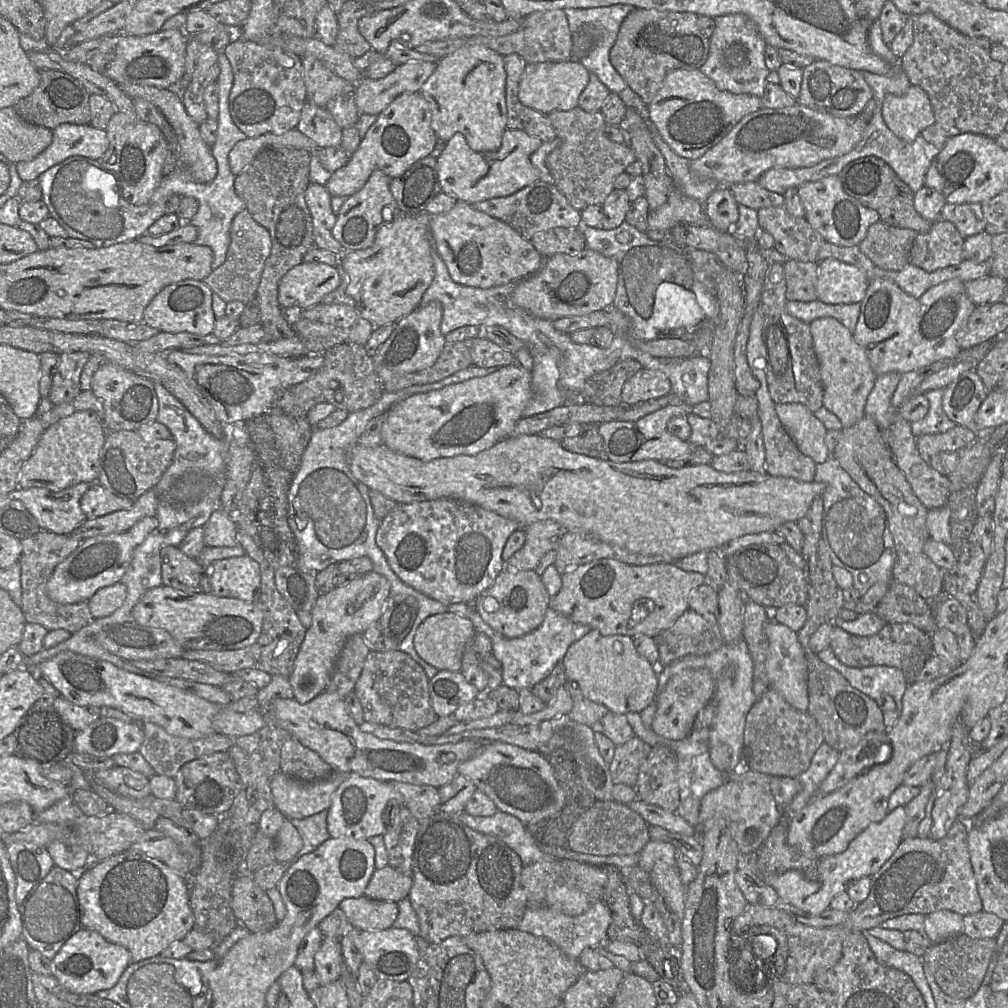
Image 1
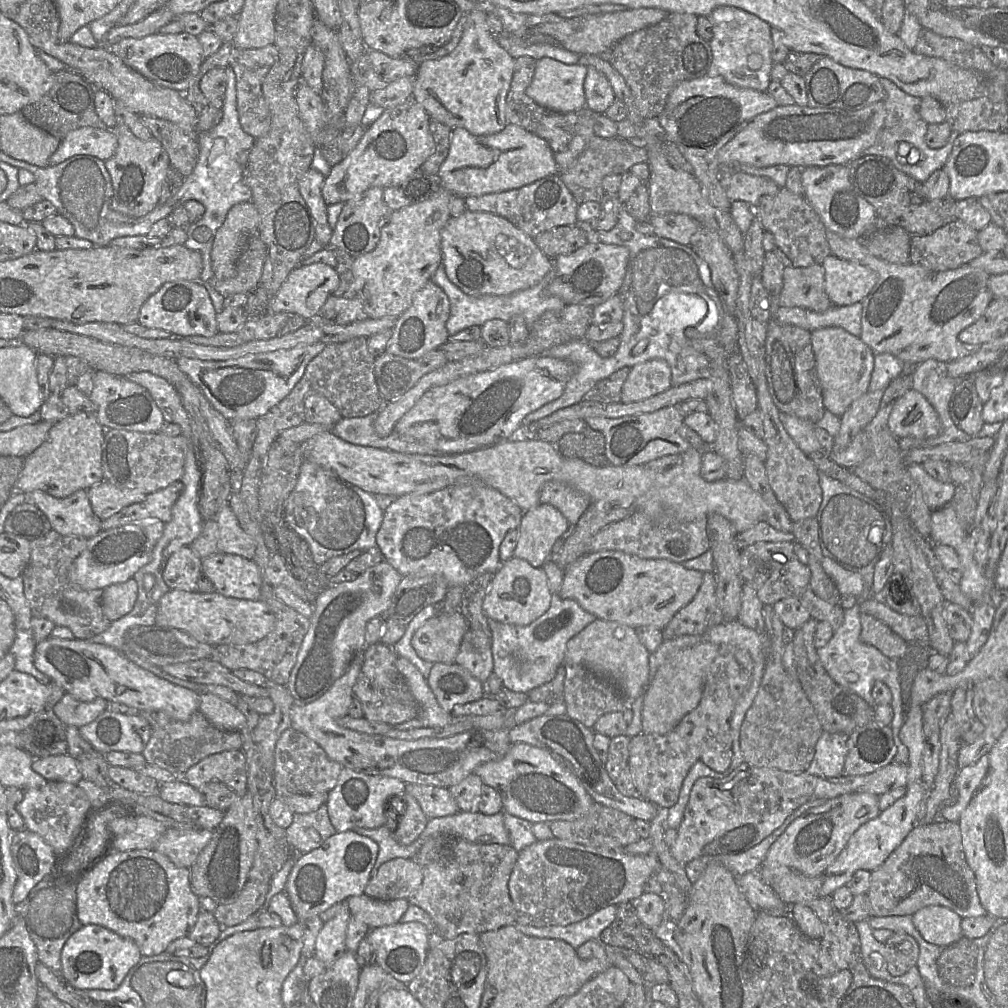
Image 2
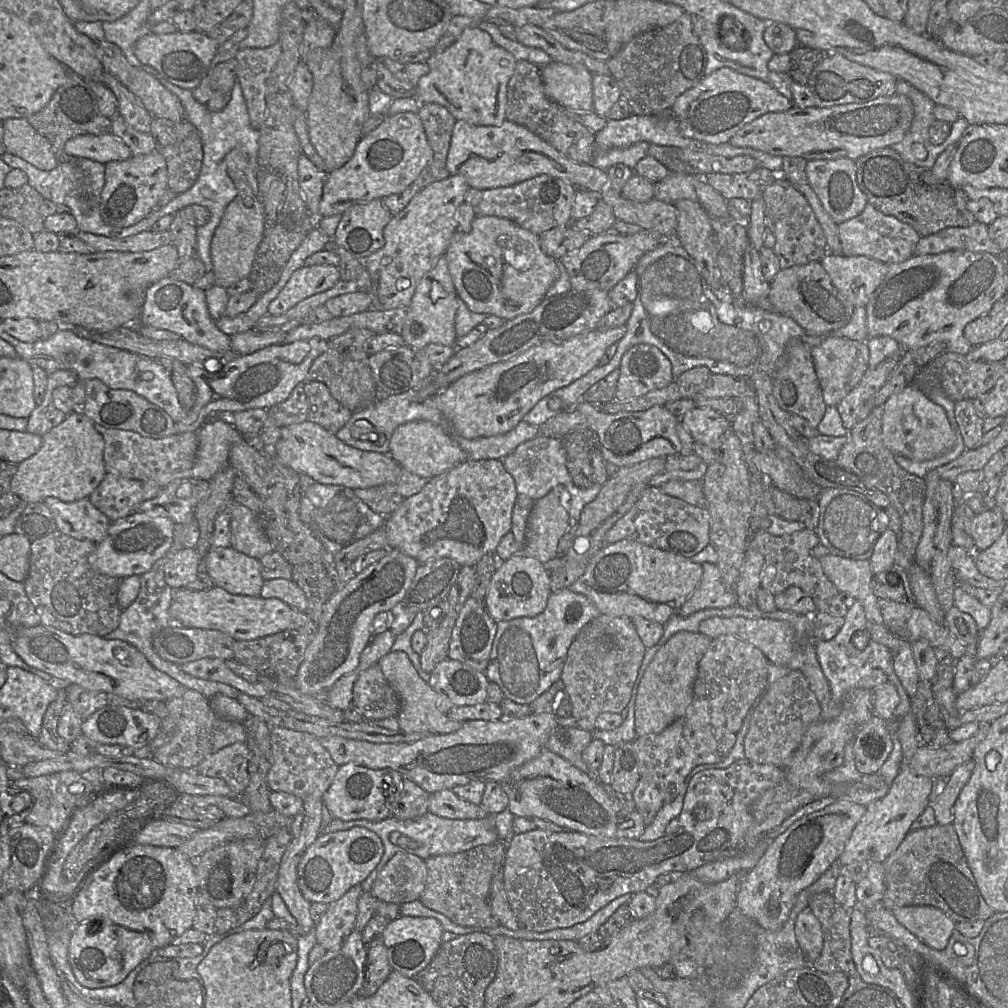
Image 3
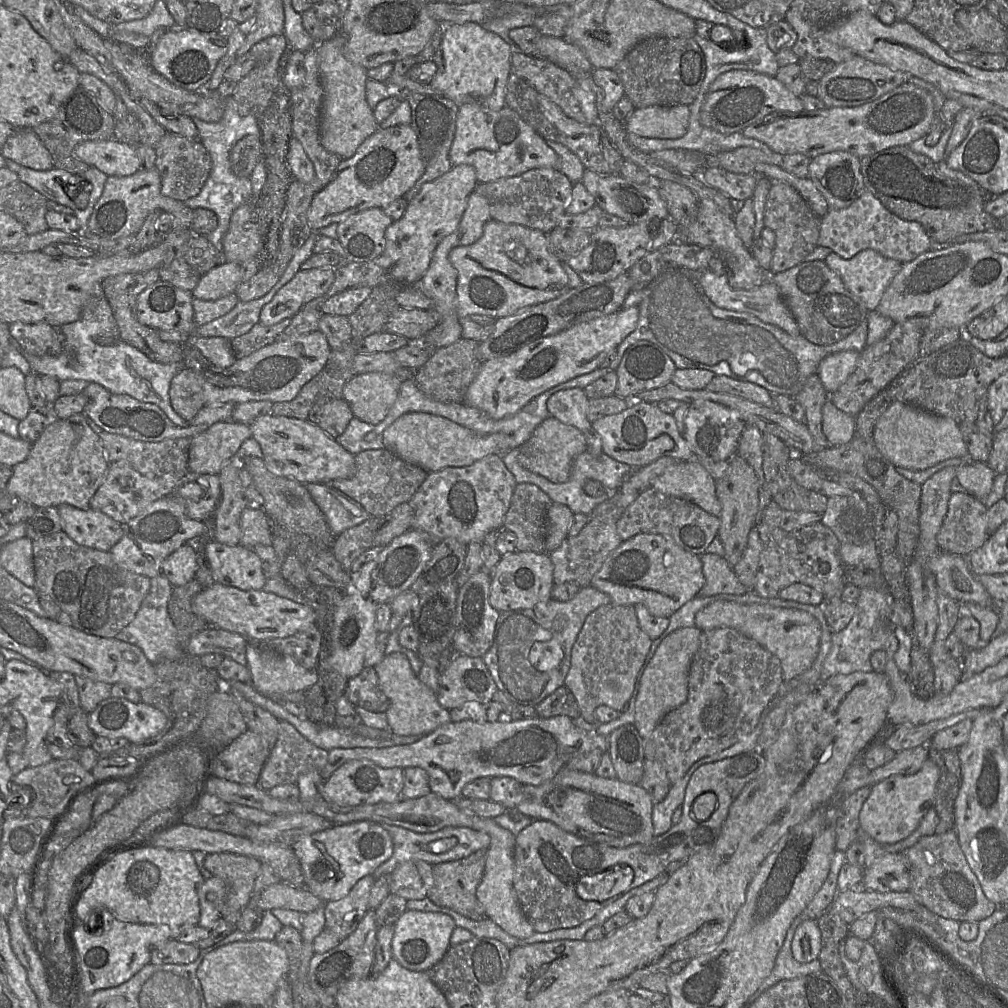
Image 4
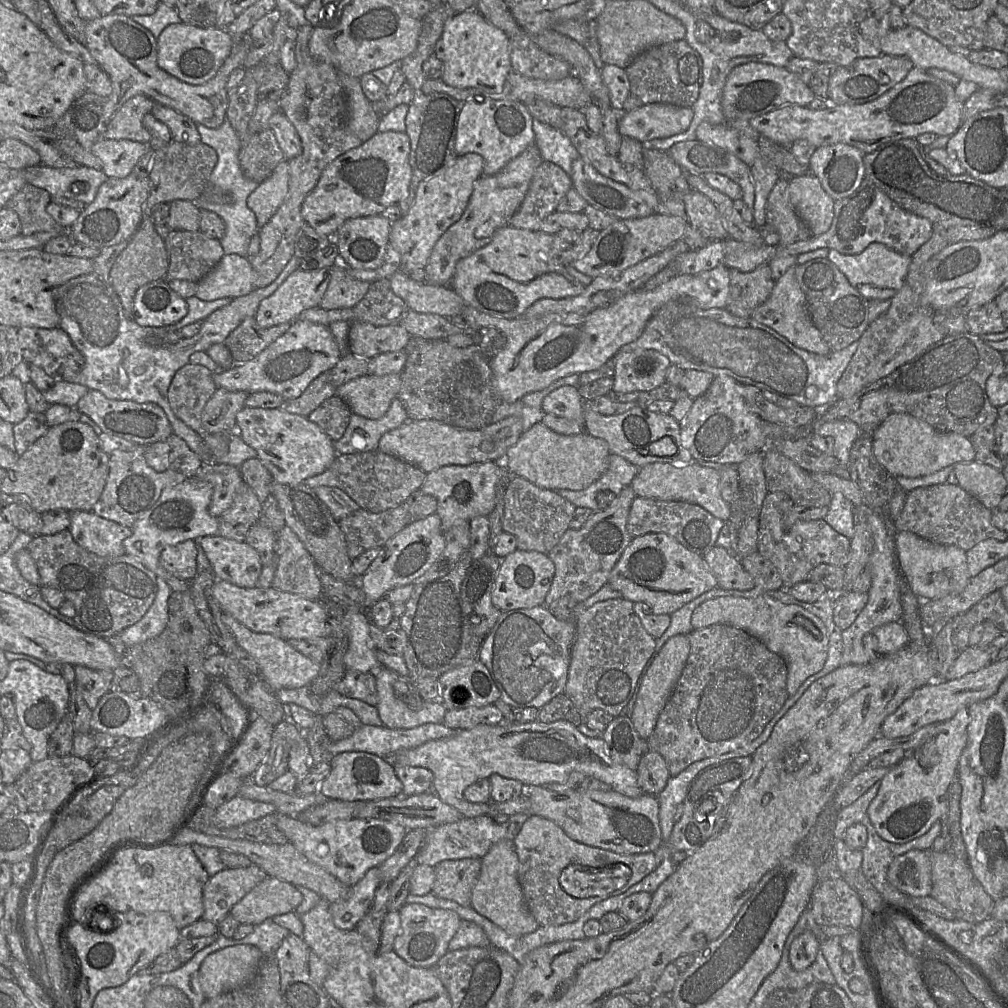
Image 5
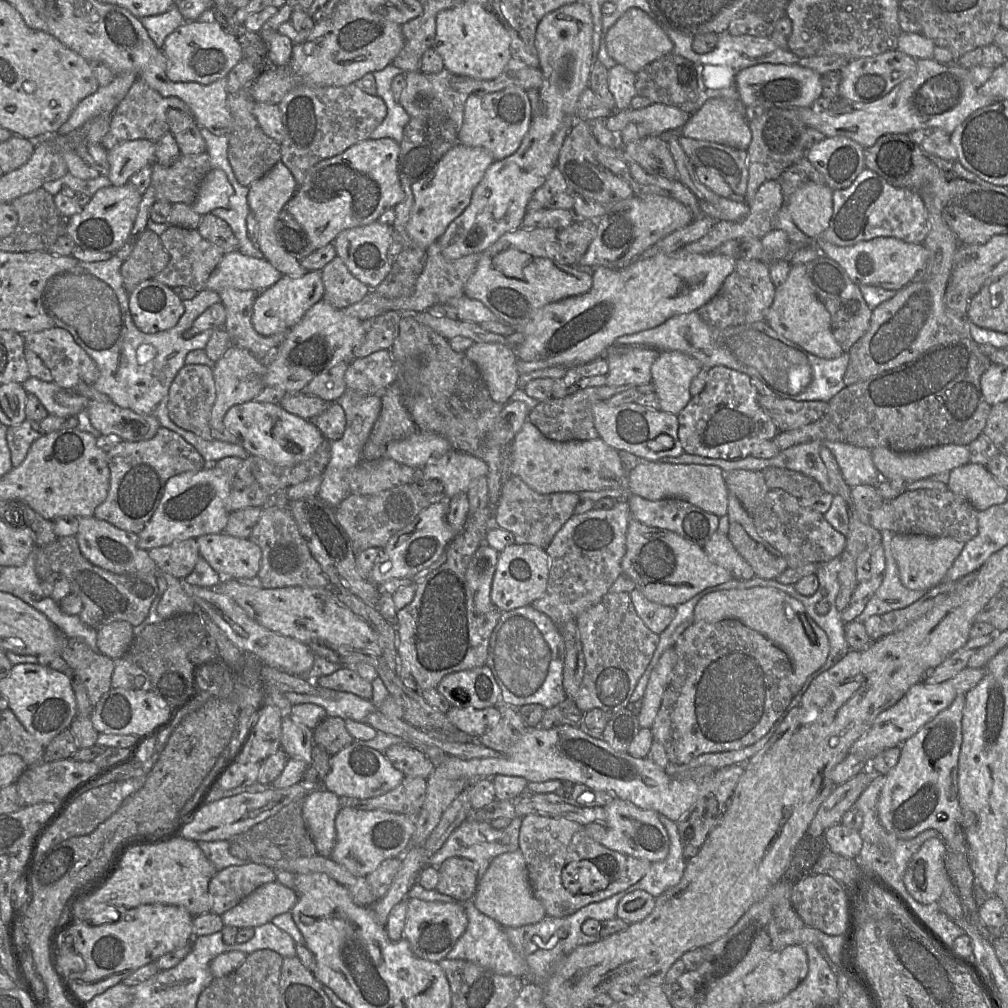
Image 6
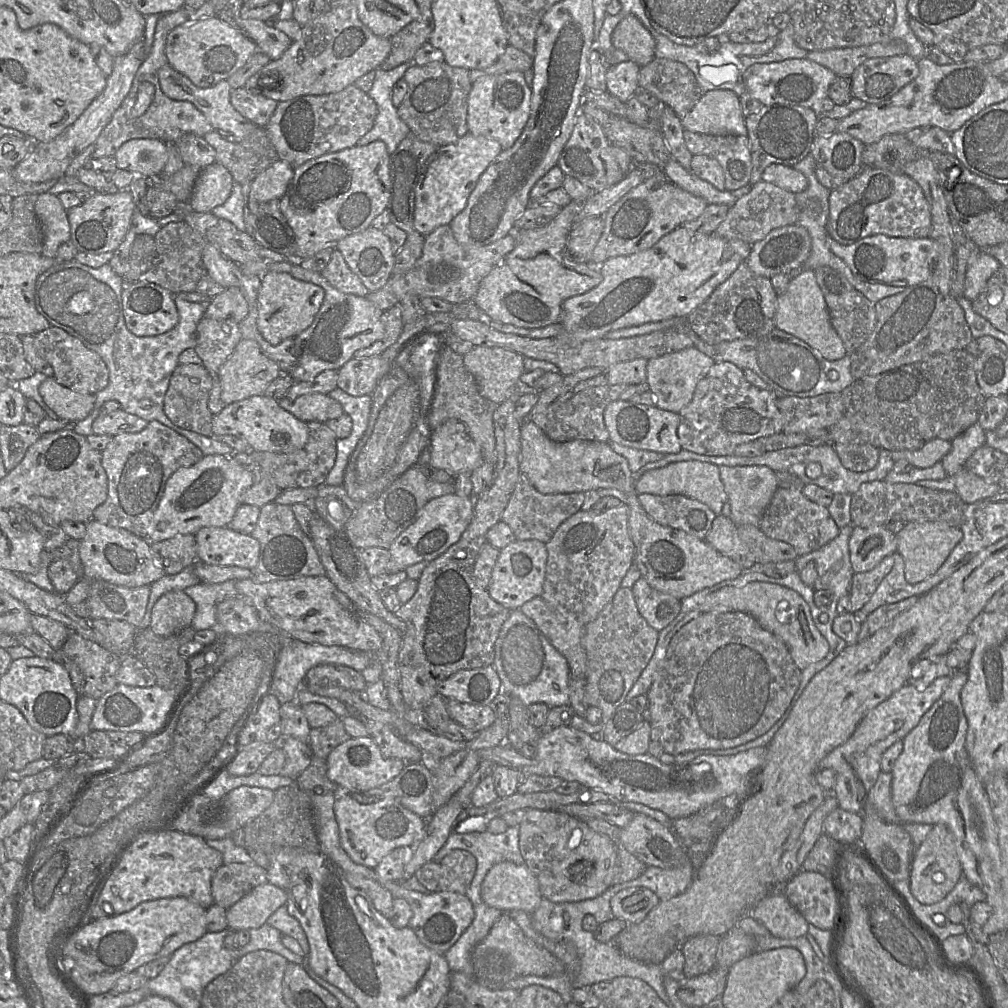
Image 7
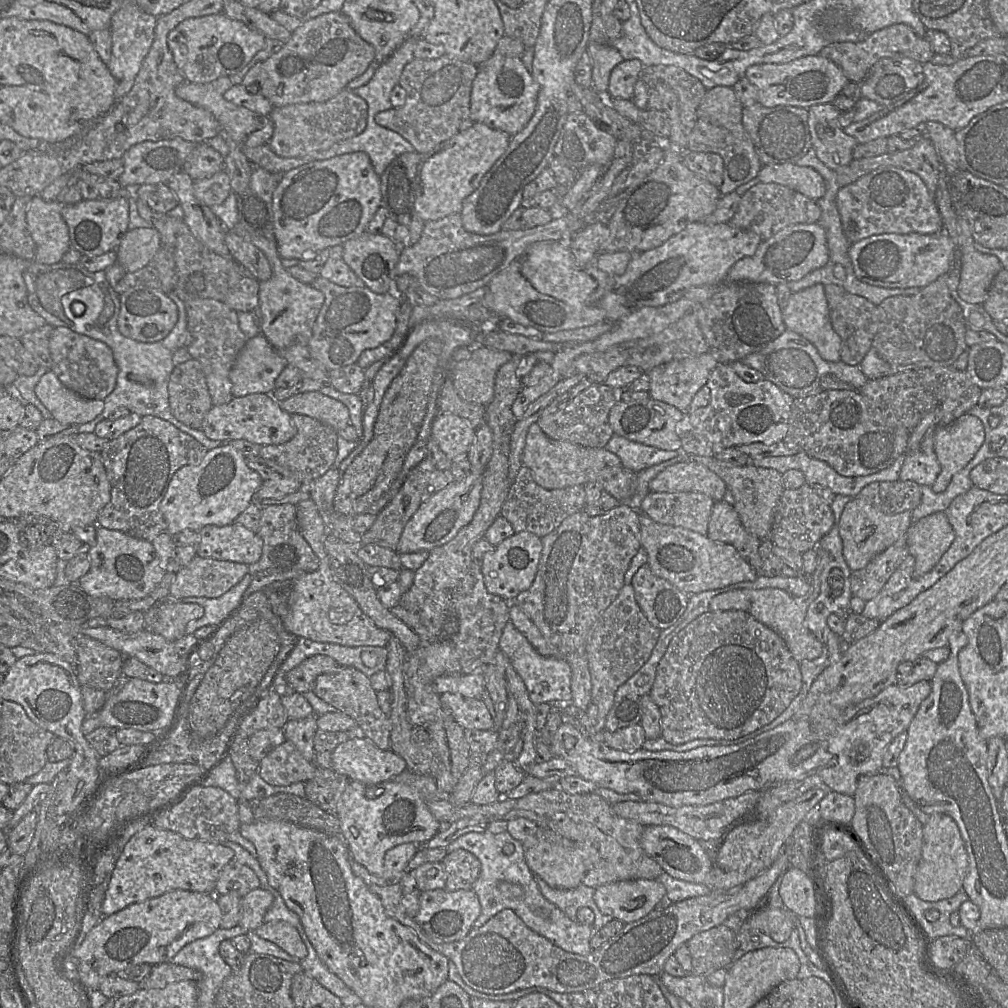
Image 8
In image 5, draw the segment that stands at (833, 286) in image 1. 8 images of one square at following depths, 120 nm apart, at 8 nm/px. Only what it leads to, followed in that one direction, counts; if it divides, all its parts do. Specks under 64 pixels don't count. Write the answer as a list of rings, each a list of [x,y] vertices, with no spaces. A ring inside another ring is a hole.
[[[871,243],[855,255],[845,255],[829,249],[827,258],[868,301],[892,299],[904,285],[911,264],[911,257],[900,254],[882,243]]]

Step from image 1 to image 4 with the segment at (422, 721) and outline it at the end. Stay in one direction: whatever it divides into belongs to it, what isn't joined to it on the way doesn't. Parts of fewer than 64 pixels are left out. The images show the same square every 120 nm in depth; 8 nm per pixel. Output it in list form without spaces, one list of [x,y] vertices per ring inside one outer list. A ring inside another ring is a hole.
[[[364,667],[357,676],[348,679],[344,694],[354,706],[371,712],[385,713],[389,707],[373,667]]]

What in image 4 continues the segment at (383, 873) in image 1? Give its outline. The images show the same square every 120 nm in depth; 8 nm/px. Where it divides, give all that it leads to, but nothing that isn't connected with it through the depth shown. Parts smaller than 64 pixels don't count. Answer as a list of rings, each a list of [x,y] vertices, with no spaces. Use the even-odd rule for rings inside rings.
[[[423,860],[398,864],[390,874],[390,893],[408,900],[427,897],[433,885],[433,865]]]

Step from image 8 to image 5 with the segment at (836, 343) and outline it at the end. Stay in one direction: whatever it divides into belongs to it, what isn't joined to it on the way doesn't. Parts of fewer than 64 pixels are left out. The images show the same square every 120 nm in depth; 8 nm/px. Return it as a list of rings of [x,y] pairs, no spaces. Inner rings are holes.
[[[796,265],[775,281],[770,296],[753,311],[751,317],[774,329],[798,348],[818,355],[828,355],[832,351],[811,320],[806,296],[796,278]]]

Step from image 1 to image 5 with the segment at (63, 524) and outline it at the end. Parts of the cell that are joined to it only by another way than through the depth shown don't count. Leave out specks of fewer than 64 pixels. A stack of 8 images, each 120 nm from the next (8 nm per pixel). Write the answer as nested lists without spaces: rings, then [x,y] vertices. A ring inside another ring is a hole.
[[[72,511],[69,531],[74,541],[100,557],[118,557],[125,554],[123,541],[132,535],[132,529],[102,518],[92,511]]]

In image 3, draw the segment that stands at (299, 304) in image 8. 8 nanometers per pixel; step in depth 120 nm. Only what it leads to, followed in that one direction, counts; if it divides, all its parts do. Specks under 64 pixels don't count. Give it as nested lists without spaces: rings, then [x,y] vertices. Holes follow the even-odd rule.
[[[302,266],[292,273],[278,296],[269,304],[268,314],[282,315],[302,300],[330,289],[339,279],[337,266]]]

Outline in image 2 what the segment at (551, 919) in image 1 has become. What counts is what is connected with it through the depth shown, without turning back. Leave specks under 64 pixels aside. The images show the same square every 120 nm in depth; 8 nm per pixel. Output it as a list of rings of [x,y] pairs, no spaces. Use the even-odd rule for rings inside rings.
[[[610,905],[579,922],[566,926],[534,927],[522,924],[514,924],[514,926],[526,936],[560,939],[570,944],[576,950],[589,940],[600,940],[601,932],[615,920],[617,906]]]

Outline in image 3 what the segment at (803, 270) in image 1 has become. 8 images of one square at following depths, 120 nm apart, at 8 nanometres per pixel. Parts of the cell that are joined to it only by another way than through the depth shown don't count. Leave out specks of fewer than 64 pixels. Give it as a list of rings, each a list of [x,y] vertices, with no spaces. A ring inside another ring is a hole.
[[[820,261],[780,269],[770,283],[769,299],[775,311],[792,318],[811,336],[829,336],[844,327],[855,309],[832,284]]]

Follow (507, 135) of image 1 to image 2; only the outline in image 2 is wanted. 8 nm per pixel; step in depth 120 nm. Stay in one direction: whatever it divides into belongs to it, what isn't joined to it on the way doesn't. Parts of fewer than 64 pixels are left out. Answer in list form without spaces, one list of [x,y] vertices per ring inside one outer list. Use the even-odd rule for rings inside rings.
[[[509,123],[500,132],[483,136],[454,128],[449,153],[438,171],[440,186],[463,199],[518,189],[555,174],[559,174],[558,165],[548,142]]]

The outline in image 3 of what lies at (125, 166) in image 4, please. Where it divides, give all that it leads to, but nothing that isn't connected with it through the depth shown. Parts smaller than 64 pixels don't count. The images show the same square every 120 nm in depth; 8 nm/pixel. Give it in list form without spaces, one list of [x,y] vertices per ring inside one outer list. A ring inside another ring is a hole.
[[[111,132],[76,136],[66,142],[64,151],[68,155],[88,158],[102,164],[124,161],[133,156],[130,148]]]

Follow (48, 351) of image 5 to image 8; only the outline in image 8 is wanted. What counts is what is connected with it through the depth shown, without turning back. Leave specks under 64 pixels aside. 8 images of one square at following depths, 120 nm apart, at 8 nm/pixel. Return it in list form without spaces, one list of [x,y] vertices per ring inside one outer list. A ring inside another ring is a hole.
[[[54,327],[49,340],[51,371],[60,382],[87,399],[104,400],[115,388],[118,366],[112,350],[103,342],[79,334],[67,327]]]

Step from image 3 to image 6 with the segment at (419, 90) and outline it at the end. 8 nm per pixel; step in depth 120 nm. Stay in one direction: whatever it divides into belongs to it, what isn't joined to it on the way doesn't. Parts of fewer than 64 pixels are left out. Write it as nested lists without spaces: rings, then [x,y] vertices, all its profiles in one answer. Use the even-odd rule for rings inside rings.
[[[464,1],[460,5],[442,10],[436,16],[436,34],[432,48],[443,59],[444,68],[453,75],[462,75],[478,80],[498,77],[511,59],[511,39],[497,15],[480,4]]]

